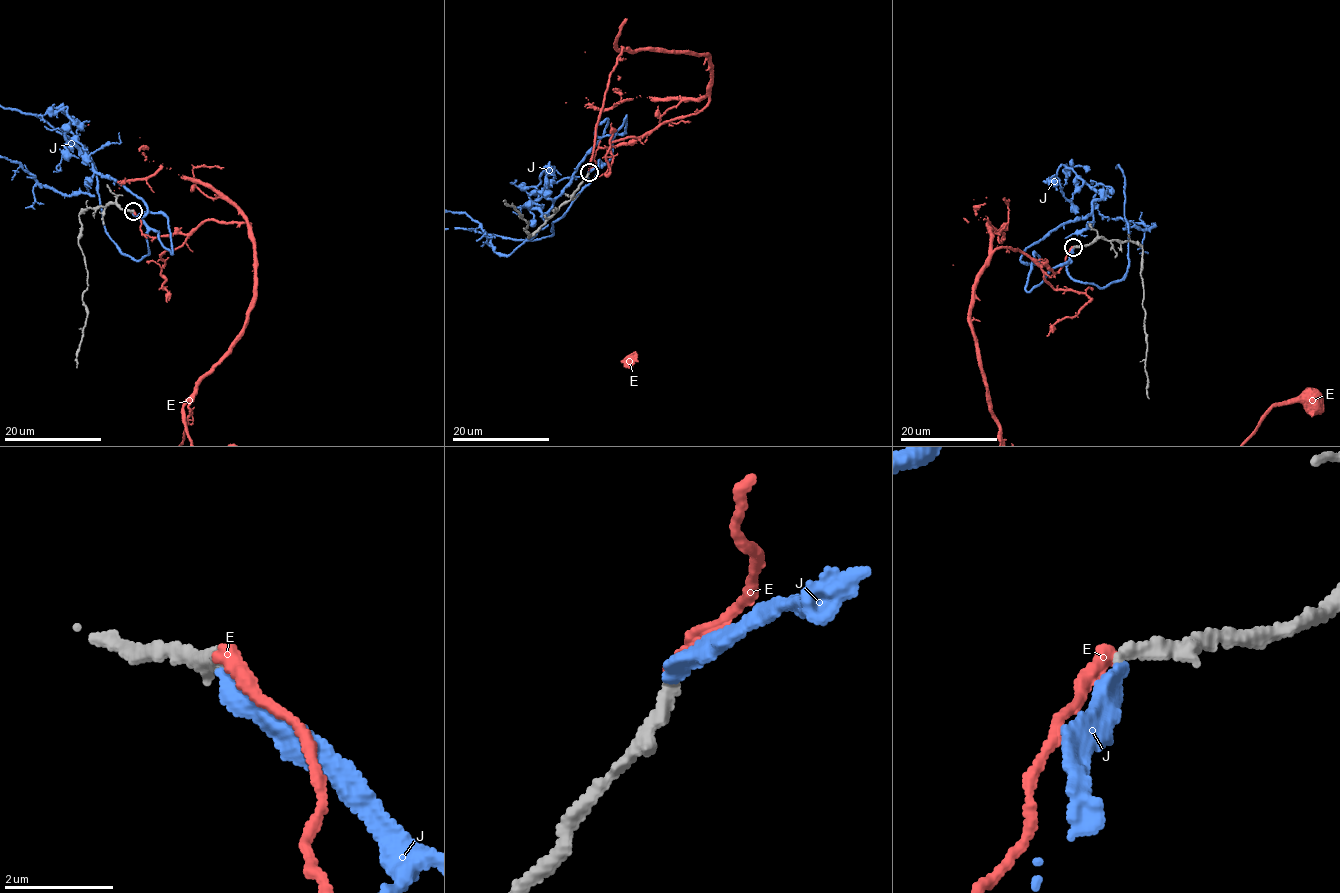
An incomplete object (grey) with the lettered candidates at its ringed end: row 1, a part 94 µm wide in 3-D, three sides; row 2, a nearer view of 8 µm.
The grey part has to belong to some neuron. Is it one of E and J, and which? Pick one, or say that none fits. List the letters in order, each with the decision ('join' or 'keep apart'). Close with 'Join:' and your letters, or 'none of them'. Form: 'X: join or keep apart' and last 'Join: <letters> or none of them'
E: keep apart
J: keep apart
Join: none of them

